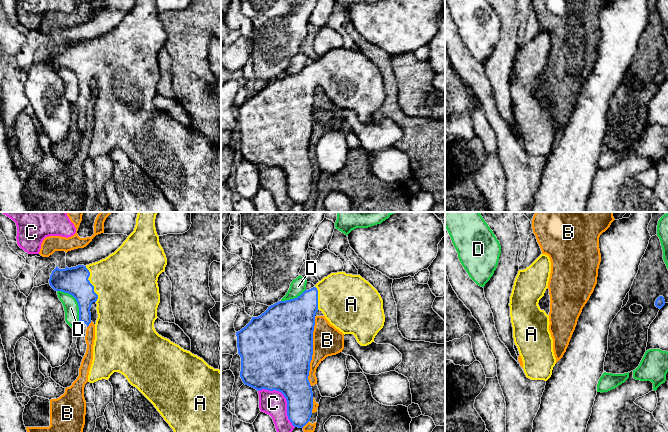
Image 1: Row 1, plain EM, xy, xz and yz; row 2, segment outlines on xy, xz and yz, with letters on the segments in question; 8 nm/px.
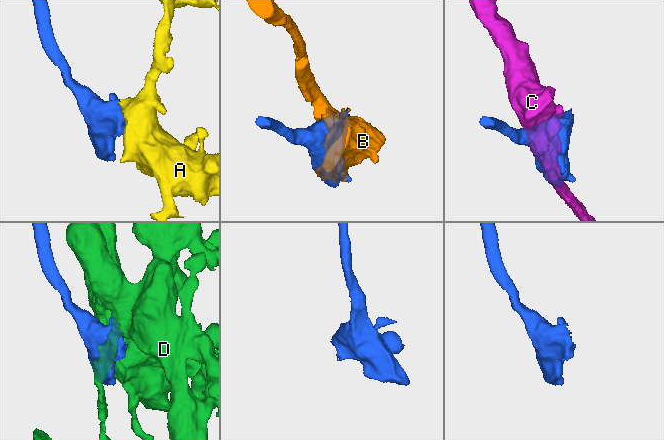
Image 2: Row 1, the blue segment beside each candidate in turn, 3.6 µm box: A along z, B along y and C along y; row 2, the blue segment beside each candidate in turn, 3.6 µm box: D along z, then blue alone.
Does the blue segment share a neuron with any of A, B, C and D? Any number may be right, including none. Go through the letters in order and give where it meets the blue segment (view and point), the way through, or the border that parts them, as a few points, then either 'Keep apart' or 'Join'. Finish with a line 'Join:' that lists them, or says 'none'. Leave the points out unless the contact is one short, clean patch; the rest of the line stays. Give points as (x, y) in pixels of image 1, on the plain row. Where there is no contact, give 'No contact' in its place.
A: Touches blue at xy (91, 60). Join
B: Touches blue at xz (312, 127). Keep apart
C: Touches blue at xz (286, 175). Keep apart
D: Touches blue at xy (76, 76). Keep apart
Join: A

